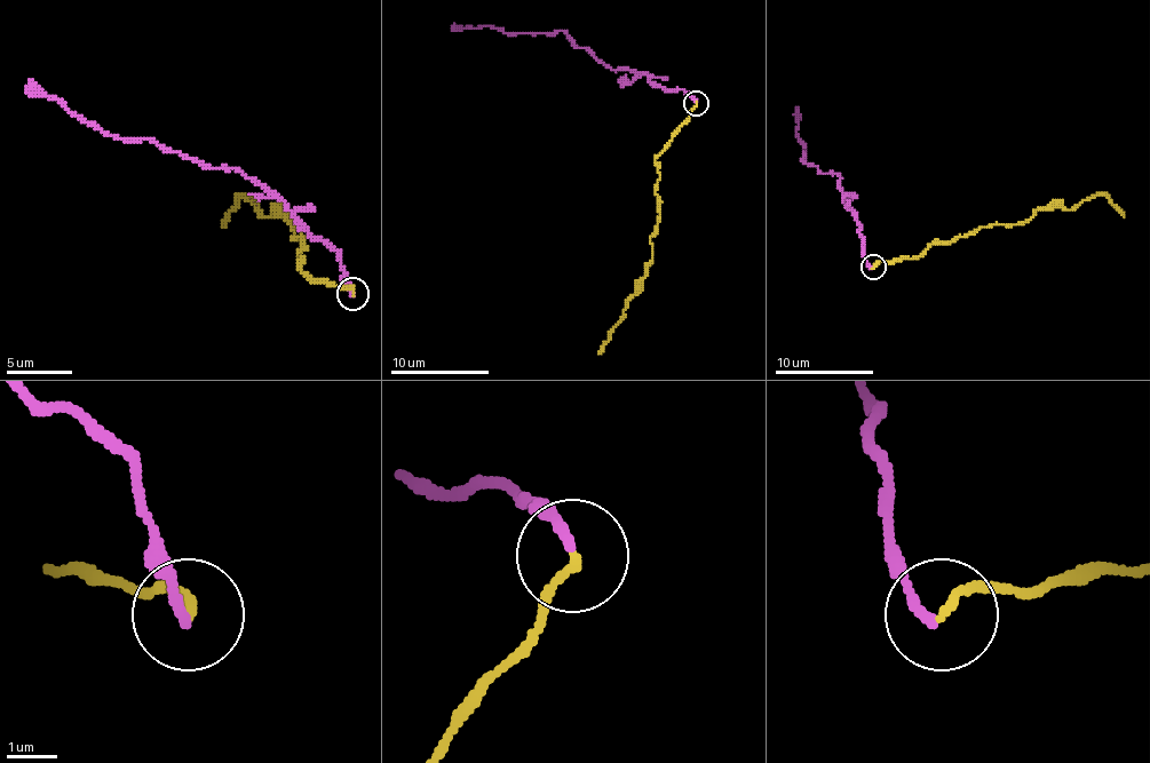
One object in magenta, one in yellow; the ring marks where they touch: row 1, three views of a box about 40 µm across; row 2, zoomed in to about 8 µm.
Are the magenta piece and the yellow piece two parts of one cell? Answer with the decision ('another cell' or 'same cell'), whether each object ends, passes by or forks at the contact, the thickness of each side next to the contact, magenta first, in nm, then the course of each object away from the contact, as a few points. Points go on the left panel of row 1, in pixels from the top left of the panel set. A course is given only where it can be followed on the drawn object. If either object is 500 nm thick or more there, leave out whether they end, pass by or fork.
another cell; magenta ends there; yellow ends there; 200 nm thick on the magenta side, 180 nm on the other; magenta runs (354, 292), (334, 249), (242, 174), (206, 168), (147, 138), (104, 135), (25, 86); yellow runs (354, 292), (298, 267), (304, 240), (282, 214), (262, 214), (242, 195), (222, 227)

